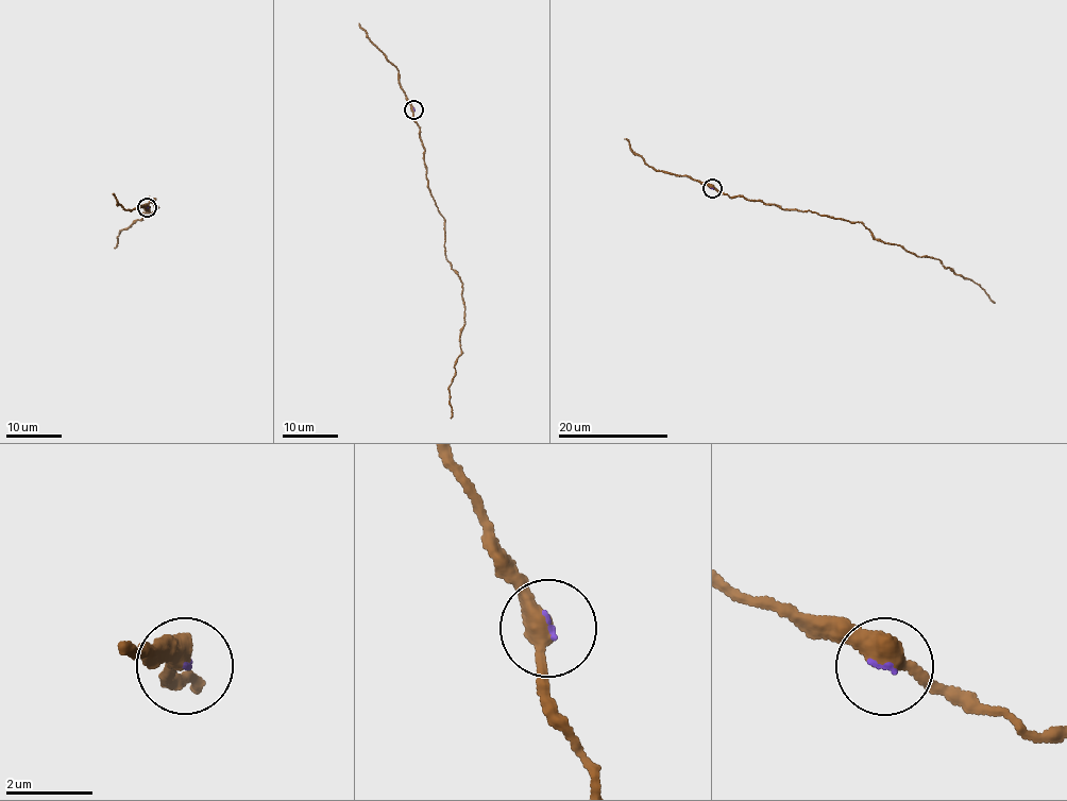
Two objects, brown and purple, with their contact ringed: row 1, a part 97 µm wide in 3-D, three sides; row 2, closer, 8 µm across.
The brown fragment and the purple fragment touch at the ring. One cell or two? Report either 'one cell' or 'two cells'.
one cell

